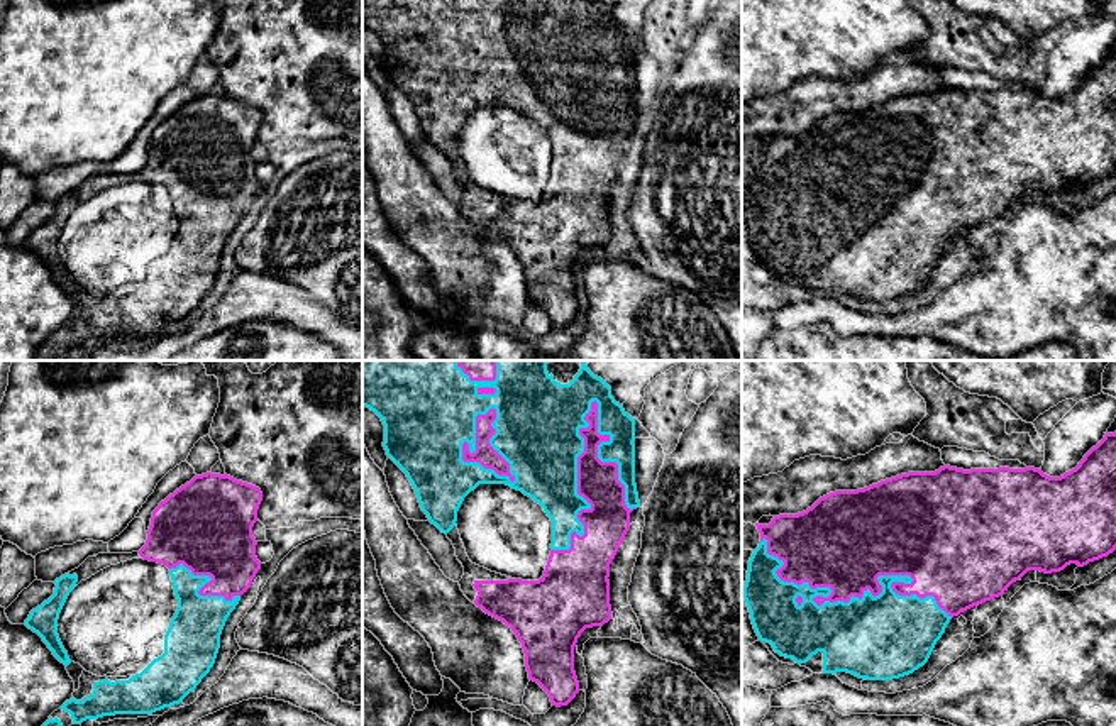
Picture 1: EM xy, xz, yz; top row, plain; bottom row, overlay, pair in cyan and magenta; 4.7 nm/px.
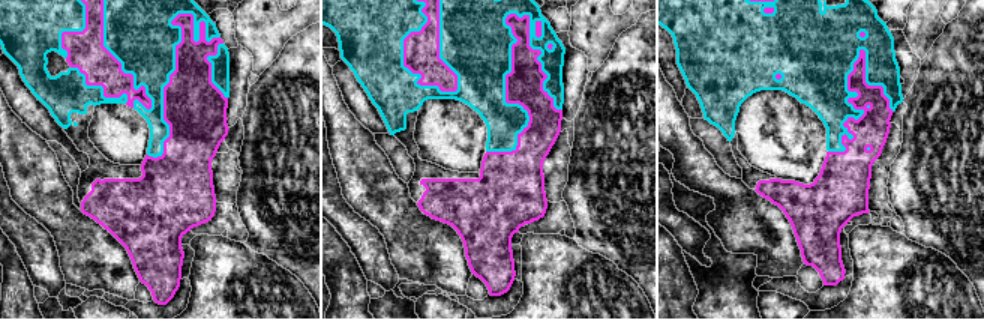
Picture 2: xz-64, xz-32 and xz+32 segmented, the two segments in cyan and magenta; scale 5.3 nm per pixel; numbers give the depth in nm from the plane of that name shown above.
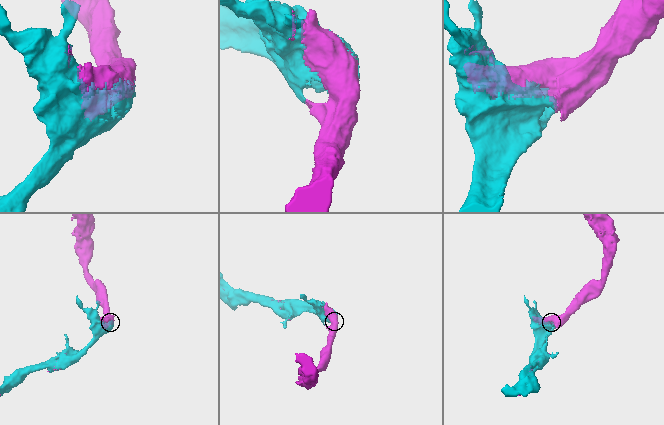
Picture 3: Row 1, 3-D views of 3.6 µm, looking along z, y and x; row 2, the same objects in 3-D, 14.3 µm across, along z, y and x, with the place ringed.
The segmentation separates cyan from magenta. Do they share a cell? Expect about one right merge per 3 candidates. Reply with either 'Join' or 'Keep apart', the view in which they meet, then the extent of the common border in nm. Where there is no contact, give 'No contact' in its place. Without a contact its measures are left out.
Join. Touches cyan in yz. Shared border 1000 nm

